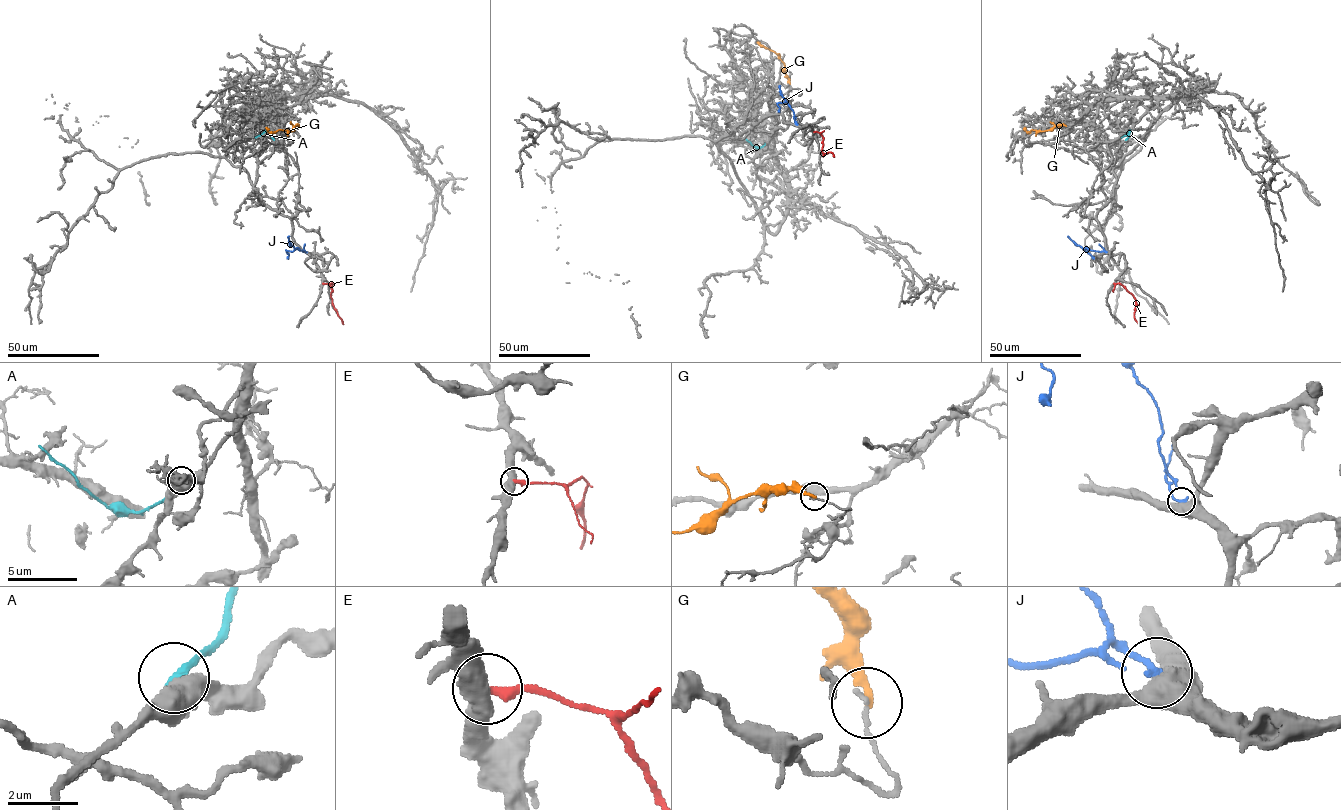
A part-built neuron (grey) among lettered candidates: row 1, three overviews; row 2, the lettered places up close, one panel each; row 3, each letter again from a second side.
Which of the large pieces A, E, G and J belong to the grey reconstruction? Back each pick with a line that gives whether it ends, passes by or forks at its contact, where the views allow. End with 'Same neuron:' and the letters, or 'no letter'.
Same neuron: no letter

